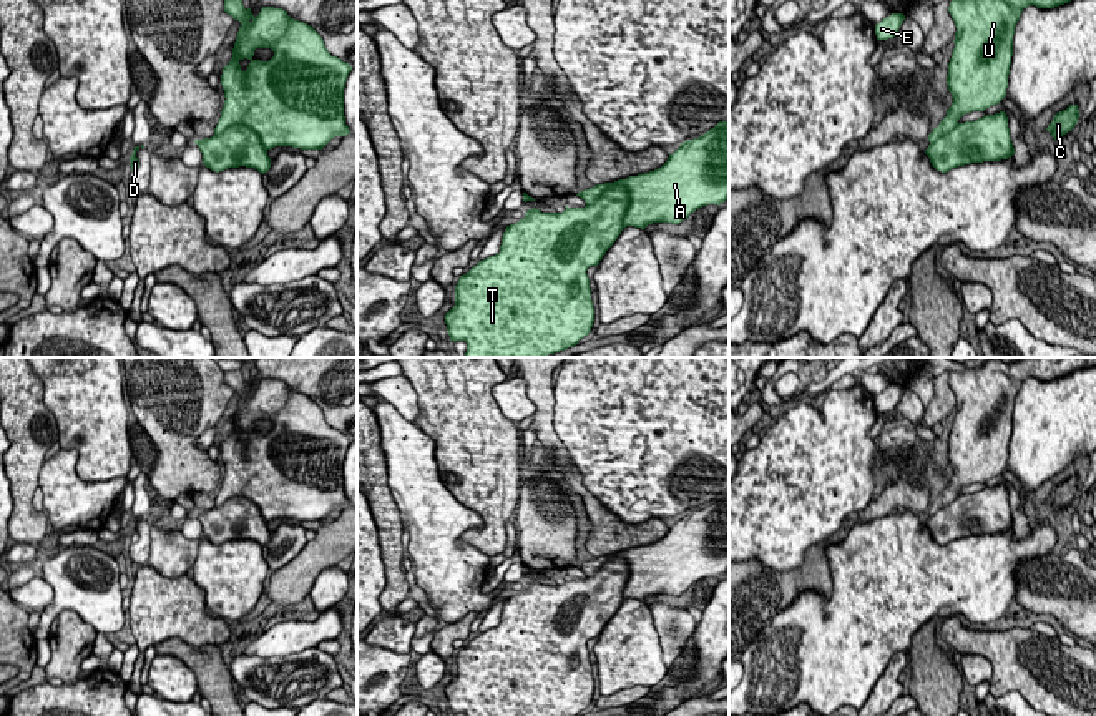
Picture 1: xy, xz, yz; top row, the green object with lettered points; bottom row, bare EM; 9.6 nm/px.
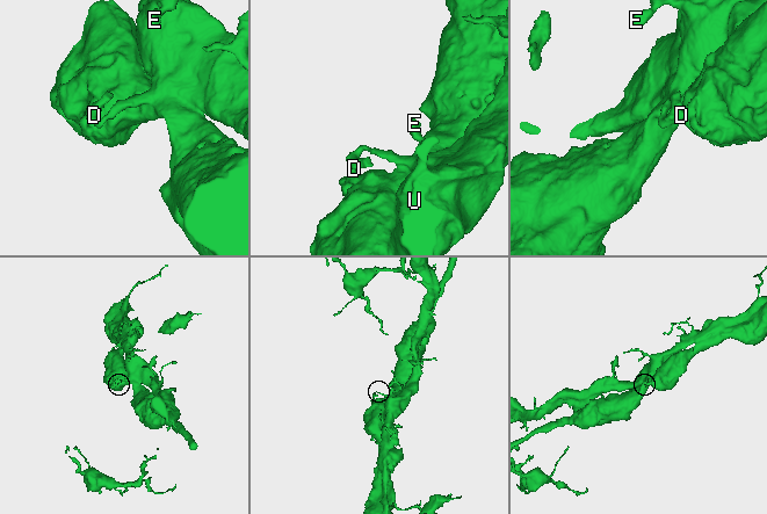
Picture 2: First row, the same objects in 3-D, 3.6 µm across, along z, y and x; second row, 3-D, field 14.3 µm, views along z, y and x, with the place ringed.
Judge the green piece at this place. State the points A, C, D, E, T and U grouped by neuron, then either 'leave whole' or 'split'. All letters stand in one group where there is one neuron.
A D E U / C T | split

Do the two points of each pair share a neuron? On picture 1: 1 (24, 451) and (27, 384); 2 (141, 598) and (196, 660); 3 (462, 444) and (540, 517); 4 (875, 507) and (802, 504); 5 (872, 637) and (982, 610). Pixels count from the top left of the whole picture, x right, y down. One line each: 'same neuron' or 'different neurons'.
1: same neuron
2: different neurons
3: different neurons
4: different neurons
5: same neuron

